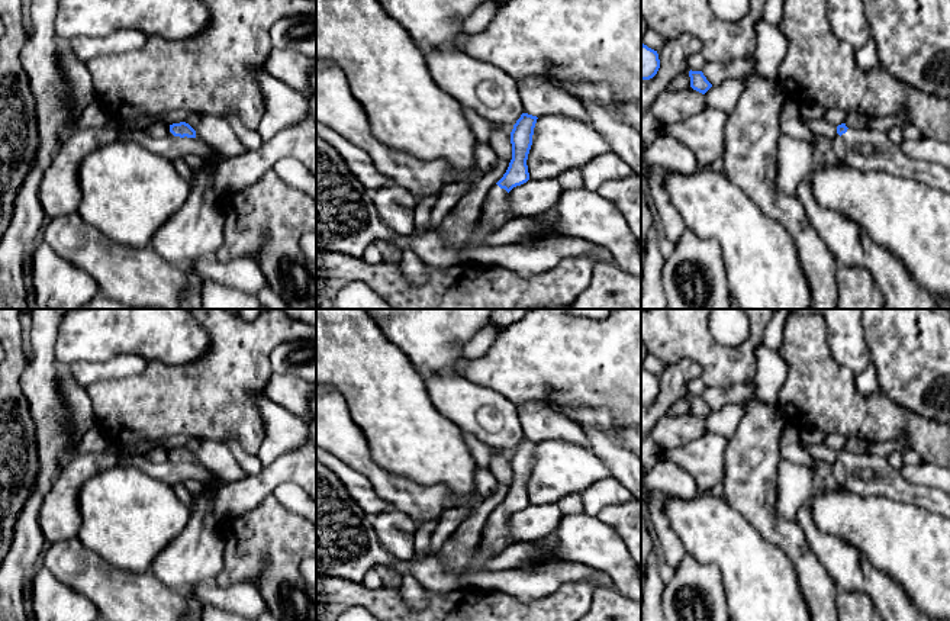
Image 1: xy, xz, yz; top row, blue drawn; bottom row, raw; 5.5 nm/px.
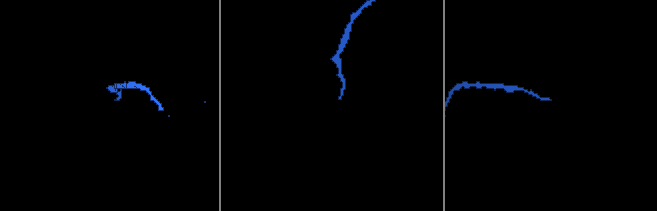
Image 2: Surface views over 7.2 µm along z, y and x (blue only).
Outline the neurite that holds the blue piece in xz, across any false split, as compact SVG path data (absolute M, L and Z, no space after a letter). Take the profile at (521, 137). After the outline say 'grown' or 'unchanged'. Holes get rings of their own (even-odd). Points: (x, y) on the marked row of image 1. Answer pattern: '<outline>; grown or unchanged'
M522 113L511 132L512 160L503 177L490 189L480 213L480 221L496 229L506 225L512 218L508 193L529 180L528 154L532 145L537 116Z; grown

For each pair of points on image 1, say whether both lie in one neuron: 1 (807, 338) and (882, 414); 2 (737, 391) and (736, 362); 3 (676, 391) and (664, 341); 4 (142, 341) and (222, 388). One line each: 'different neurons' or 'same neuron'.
1: same neuron
2: different neurons
3: different neurons
4: different neurons

